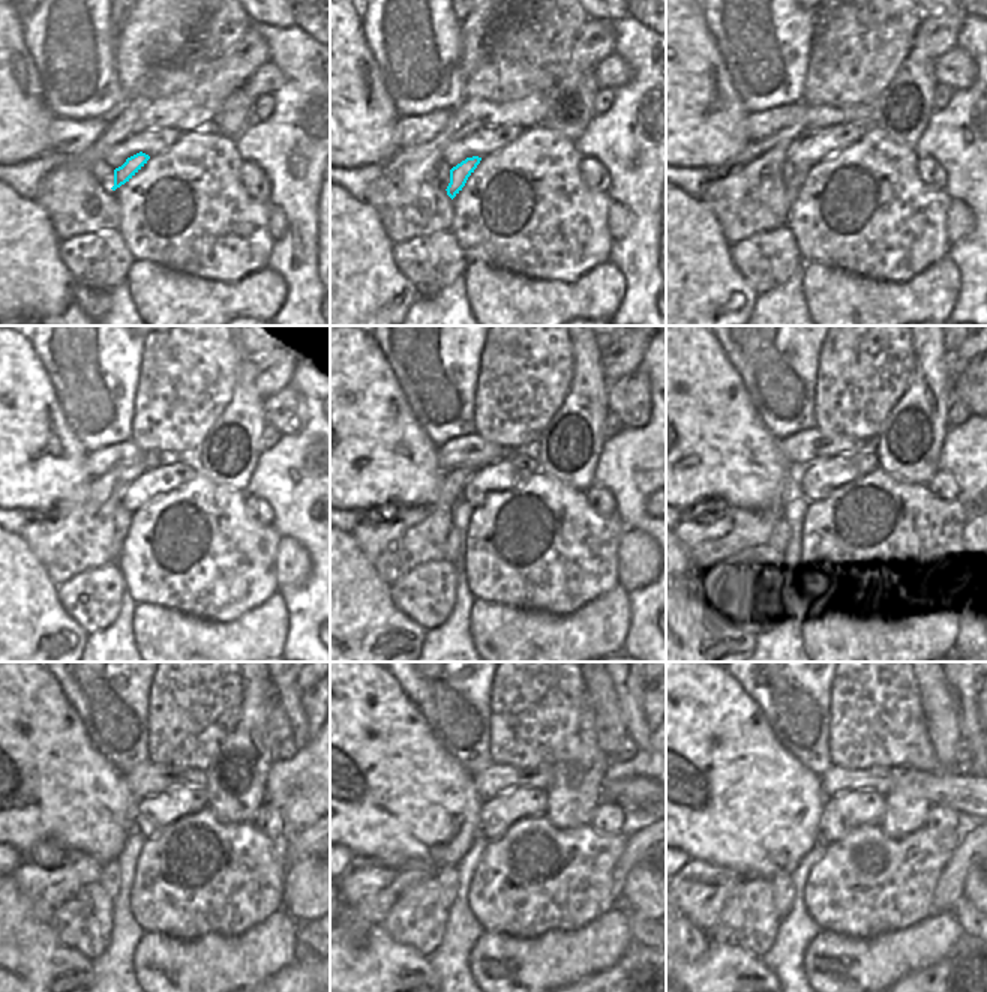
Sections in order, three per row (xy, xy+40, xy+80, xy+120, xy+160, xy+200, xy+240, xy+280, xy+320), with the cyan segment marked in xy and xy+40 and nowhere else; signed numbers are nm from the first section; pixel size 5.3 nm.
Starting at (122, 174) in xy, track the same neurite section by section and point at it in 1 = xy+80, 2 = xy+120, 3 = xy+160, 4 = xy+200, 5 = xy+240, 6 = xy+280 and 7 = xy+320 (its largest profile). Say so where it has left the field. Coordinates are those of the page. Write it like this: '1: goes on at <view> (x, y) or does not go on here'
1: goes on at xy+80 (794, 183)
2: goes on at xy+120 (119, 536)
3: goes on at xy+160 (453, 541)
4: goes on at xy+200 (782, 541)
5: goes on at xy+240 (110, 880)
6: goes on at xy+280 (447, 877)
7: goes on at xy+320 (783, 887)

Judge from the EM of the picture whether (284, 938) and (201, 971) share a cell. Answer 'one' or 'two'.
one

